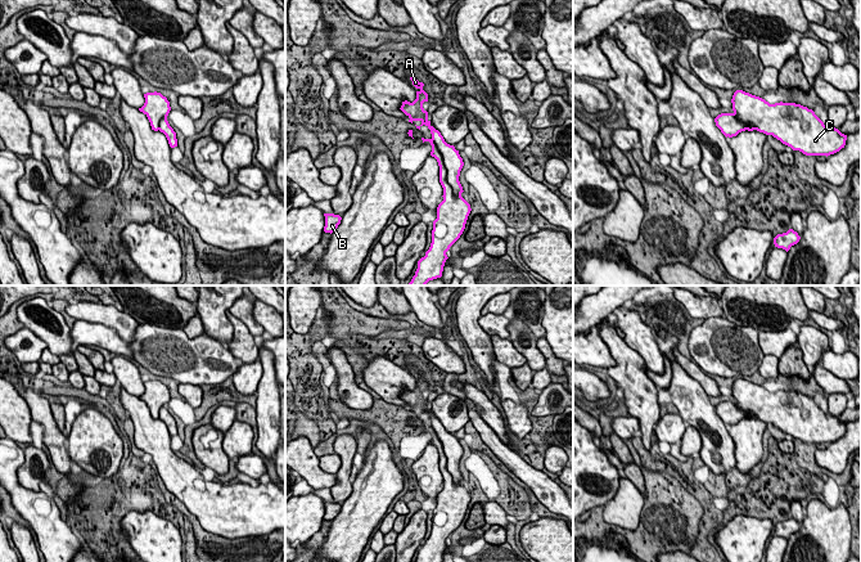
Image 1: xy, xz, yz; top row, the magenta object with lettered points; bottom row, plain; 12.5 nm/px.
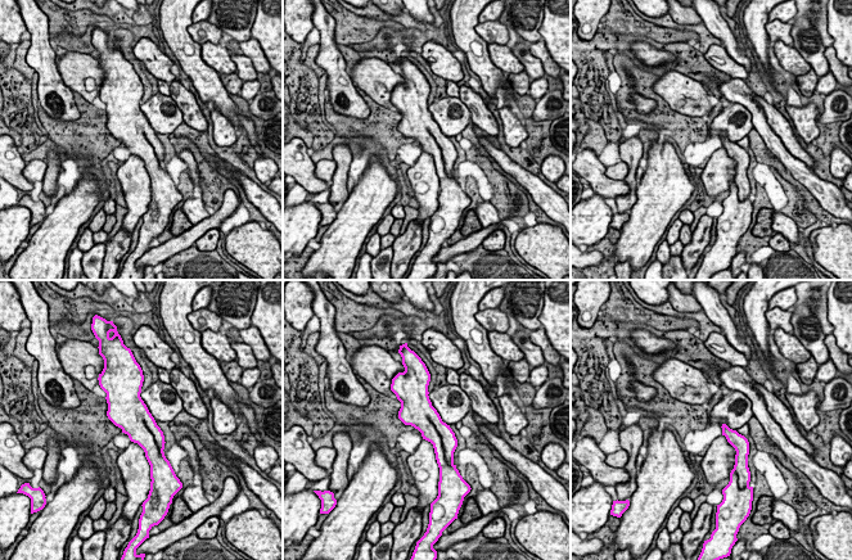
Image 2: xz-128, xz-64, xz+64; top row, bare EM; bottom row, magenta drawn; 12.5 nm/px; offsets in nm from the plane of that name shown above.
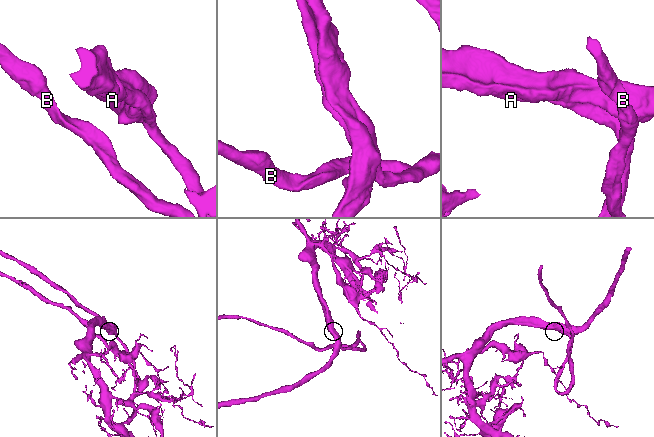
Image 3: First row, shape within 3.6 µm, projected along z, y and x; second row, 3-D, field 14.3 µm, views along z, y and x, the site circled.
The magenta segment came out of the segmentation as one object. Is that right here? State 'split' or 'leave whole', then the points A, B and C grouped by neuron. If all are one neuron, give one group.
leave whole; A B C

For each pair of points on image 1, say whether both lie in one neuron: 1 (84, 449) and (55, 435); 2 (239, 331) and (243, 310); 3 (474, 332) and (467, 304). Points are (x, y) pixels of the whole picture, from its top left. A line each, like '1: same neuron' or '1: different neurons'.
1: different neurons
2: different neurons
3: same neuron

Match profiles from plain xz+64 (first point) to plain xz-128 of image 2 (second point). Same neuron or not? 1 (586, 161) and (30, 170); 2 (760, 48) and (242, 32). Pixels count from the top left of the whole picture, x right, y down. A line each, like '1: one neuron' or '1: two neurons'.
1: two neurons
2: two neurons

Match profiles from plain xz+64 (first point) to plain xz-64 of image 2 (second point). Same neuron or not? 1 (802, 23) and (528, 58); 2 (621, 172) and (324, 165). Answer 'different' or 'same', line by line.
1: same
2: same

